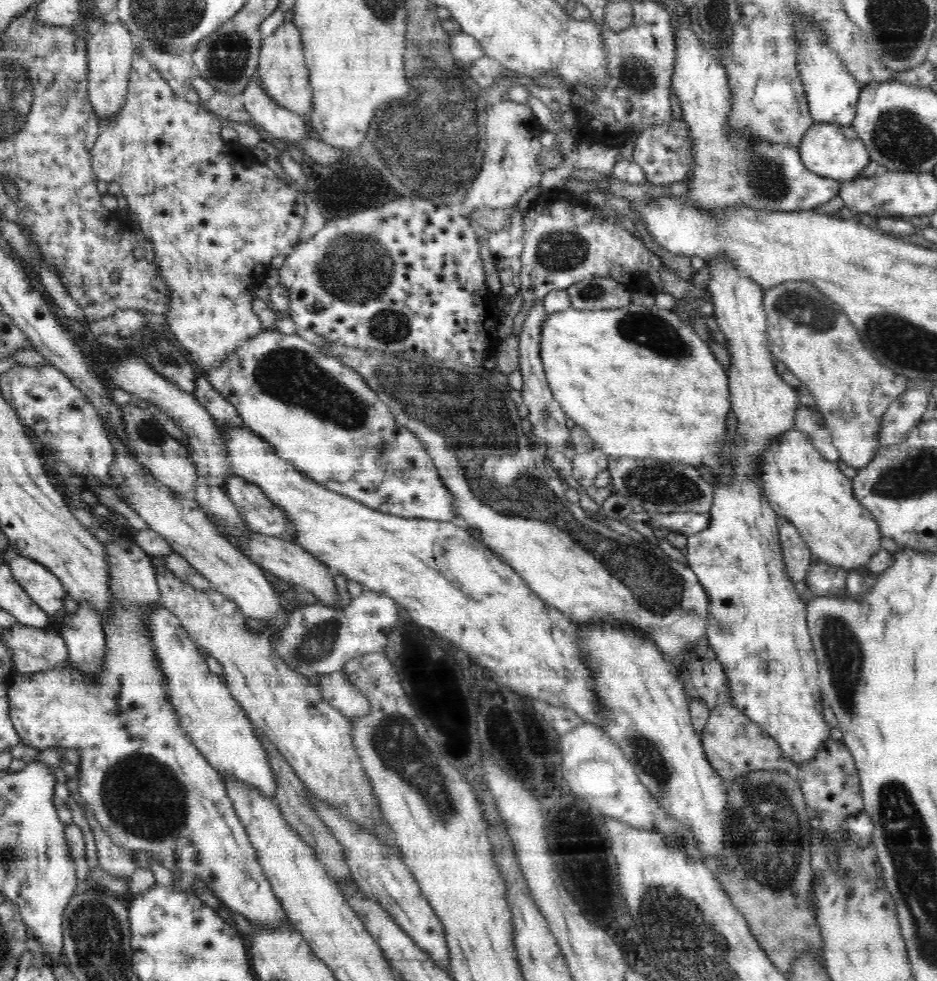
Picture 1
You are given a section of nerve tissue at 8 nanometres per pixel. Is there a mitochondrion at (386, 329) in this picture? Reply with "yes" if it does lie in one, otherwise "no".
yes

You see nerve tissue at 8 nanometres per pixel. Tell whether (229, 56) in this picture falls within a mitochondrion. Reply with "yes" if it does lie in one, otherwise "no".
yes

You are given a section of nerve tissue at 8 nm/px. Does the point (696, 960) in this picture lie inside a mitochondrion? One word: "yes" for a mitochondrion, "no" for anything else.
yes

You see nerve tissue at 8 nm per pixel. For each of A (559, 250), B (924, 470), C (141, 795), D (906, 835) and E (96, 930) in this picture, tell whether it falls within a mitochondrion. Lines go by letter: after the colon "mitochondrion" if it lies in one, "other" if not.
A: mitochondrion
B: mitochondrion
C: mitochondrion
D: mitochondrion
E: mitochondrion

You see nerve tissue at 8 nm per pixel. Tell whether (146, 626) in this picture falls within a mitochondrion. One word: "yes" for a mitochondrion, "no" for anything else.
no

